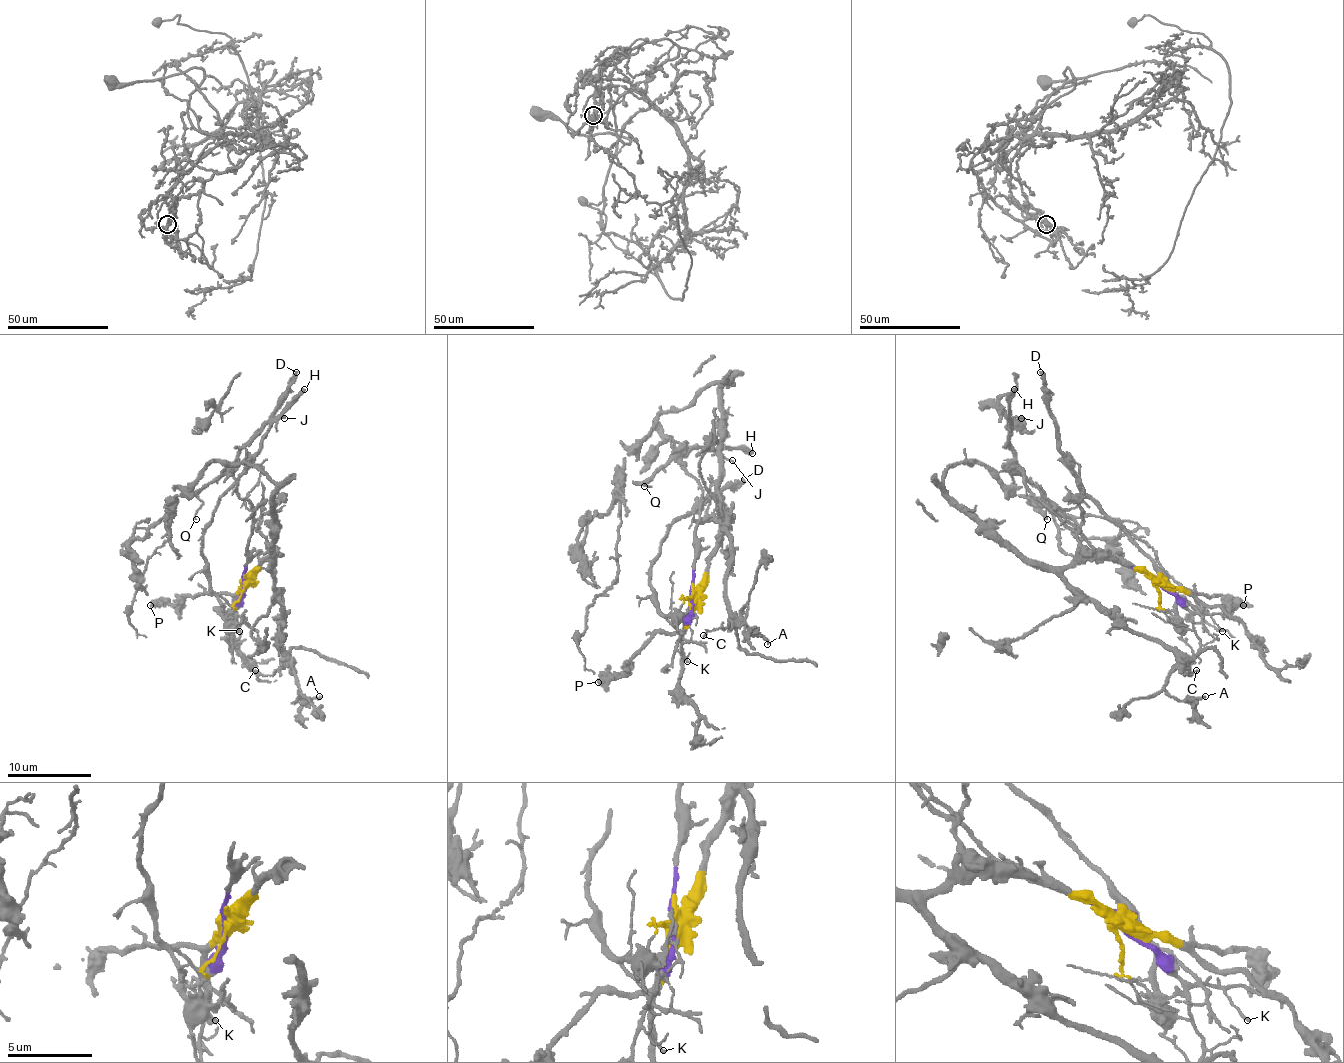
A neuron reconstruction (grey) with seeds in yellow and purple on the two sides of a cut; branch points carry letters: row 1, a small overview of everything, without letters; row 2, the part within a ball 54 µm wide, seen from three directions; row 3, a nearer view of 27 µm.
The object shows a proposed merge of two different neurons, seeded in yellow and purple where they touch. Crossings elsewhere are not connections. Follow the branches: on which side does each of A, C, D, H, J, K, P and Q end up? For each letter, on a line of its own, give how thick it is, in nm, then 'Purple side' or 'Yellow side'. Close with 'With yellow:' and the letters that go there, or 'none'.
A: Thickness 190 nm. Yellow side
C: Thickness 170 nm. Yellow side
D: Thickness 400 nm. Yellow side
H: Thickness 360 nm. Purple side
J: Thickness 110 nm. Purple side
K: Thickness 80 nm. Purple side
P: Thickness 400 nm. Yellow side
Q: Thickness 130 nm. Purple side
With yellow: A, C, D, P

